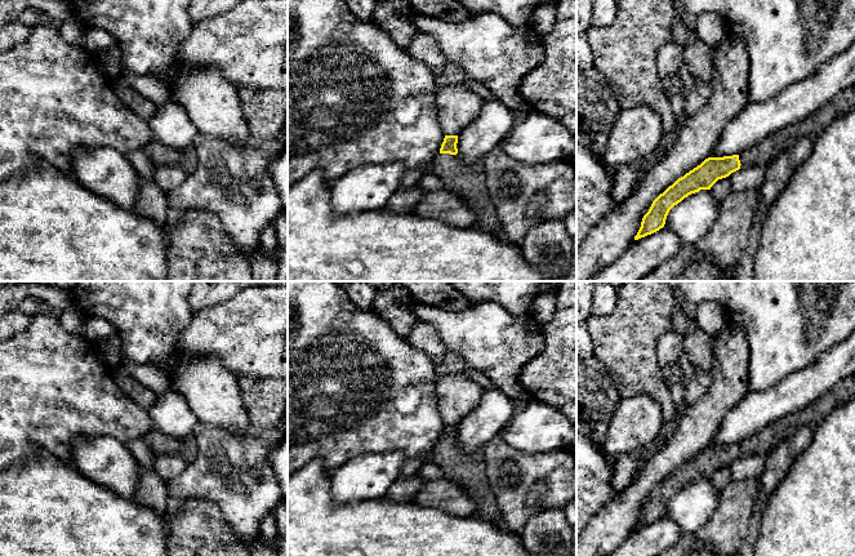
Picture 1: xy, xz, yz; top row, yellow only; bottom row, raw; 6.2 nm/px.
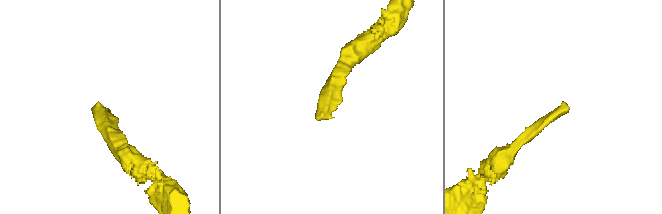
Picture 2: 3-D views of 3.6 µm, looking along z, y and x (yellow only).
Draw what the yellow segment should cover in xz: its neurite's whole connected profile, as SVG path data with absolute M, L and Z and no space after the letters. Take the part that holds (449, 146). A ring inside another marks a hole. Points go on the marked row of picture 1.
M445 135L431 172L441 179L444 190L459 195L475 213L476 222L472 228L504 240L495 206L485 186L485 161L464 164L457 155L457 143L458 135Z

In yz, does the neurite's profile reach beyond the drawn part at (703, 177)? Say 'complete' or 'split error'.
split error

